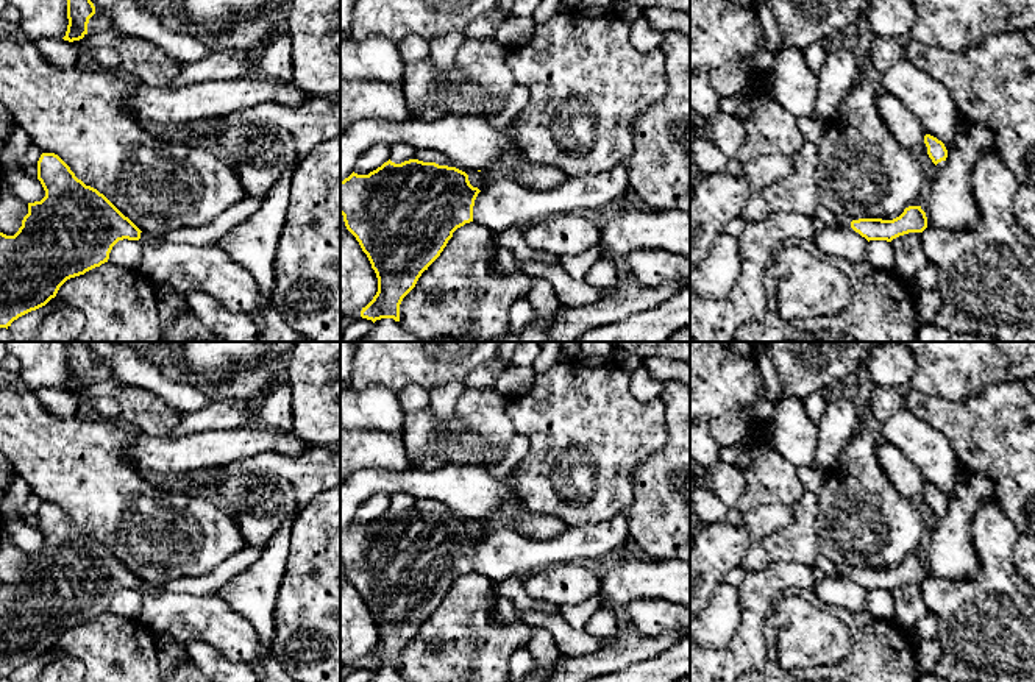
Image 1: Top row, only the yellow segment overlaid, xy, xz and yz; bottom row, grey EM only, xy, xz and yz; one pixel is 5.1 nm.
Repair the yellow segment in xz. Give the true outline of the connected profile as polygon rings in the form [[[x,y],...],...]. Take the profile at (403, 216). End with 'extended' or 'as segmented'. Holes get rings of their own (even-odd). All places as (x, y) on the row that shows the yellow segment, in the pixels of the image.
[[[390,159],[368,175],[351,173],[340,181],[340,214],[347,229],[356,237],[378,278],[378,292],[362,307],[361,317],[373,323],[381,318],[400,321],[400,304],[415,287],[418,278],[440,256],[453,233],[473,222],[475,200],[481,190],[473,187],[468,175],[456,167],[409,159],[395,164]]]; as segmented

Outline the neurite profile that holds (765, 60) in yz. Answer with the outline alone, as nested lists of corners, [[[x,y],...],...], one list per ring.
[[[770,50],[760,52],[756,59],[751,62],[752,69],[757,72],[771,72],[776,64],[776,53]]]

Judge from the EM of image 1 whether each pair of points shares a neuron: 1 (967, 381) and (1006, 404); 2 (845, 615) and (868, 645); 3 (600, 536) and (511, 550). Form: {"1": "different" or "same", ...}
{"1": "different", "2": "same", "3": "same"}

